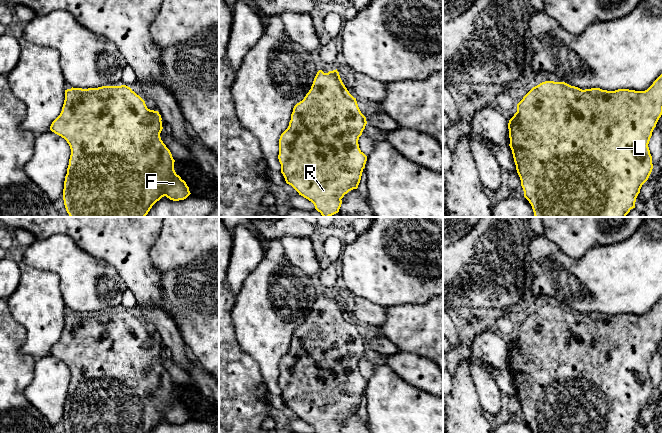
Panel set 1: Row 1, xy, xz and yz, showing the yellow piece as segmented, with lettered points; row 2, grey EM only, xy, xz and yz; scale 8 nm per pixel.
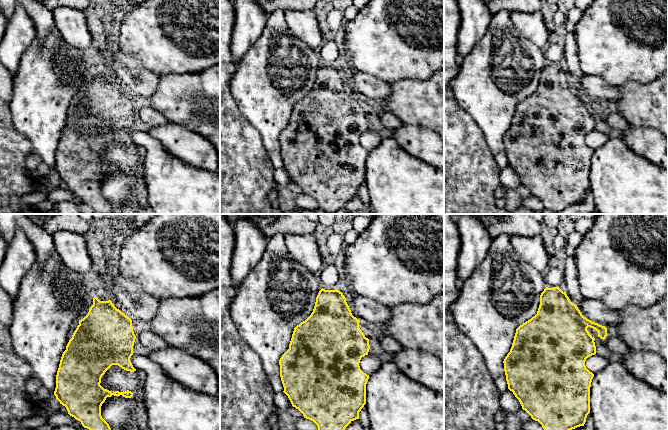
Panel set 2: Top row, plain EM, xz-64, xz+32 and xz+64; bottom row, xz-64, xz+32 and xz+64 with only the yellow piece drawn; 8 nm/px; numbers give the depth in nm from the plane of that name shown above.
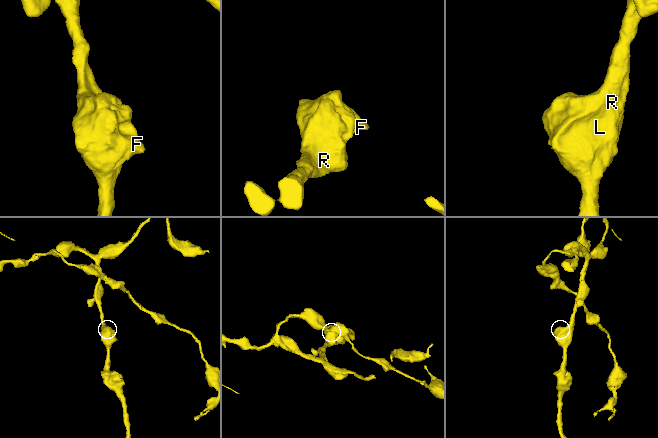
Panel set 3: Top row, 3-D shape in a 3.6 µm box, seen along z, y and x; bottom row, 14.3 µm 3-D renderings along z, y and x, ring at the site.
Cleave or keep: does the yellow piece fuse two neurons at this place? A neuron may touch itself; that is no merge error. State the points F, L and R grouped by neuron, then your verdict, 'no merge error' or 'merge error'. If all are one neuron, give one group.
groups F L R; no merge error

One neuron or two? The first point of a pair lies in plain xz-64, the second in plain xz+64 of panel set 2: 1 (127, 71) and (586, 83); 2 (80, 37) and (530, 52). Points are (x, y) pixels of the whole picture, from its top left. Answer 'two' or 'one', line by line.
1: one
2: two

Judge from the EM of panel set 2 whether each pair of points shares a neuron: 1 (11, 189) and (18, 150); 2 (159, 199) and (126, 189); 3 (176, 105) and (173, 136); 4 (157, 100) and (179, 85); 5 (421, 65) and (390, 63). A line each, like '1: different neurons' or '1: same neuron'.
1: same neuron
2: different neurons
3: different neurons
4: same neuron
5: same neuron

